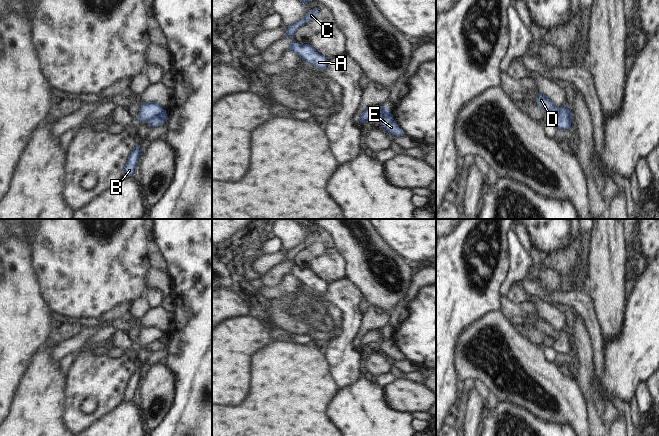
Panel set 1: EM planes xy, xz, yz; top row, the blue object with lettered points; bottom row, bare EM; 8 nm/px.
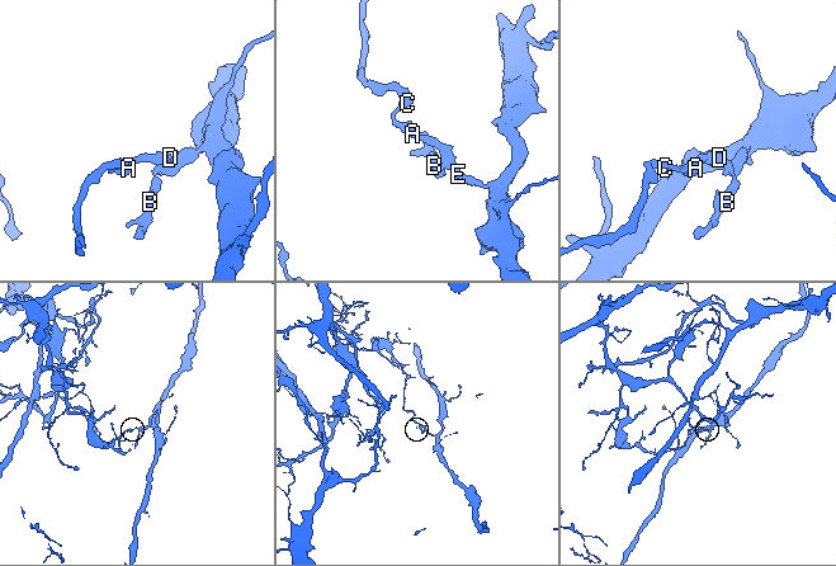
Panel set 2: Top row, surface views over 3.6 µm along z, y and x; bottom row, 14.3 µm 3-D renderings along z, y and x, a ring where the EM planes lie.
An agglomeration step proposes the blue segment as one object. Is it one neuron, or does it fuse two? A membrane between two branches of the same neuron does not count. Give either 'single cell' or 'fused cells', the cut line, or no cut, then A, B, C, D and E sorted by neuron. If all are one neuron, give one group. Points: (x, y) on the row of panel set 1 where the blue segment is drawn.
fused cells; cut in xy along (165, 110), (161, 114), (146, 120); A B C D / E

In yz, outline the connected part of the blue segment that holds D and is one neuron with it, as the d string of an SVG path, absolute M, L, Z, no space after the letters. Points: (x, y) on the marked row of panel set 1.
M542 93L538 94L536 102L549 117L556 115L560 111L560 107L556 107L550 99Z

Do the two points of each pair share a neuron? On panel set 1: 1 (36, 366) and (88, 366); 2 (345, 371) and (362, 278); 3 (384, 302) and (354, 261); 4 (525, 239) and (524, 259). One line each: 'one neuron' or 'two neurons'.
1: two neurons
2: two neurons
3: one neuron
4: two neurons

